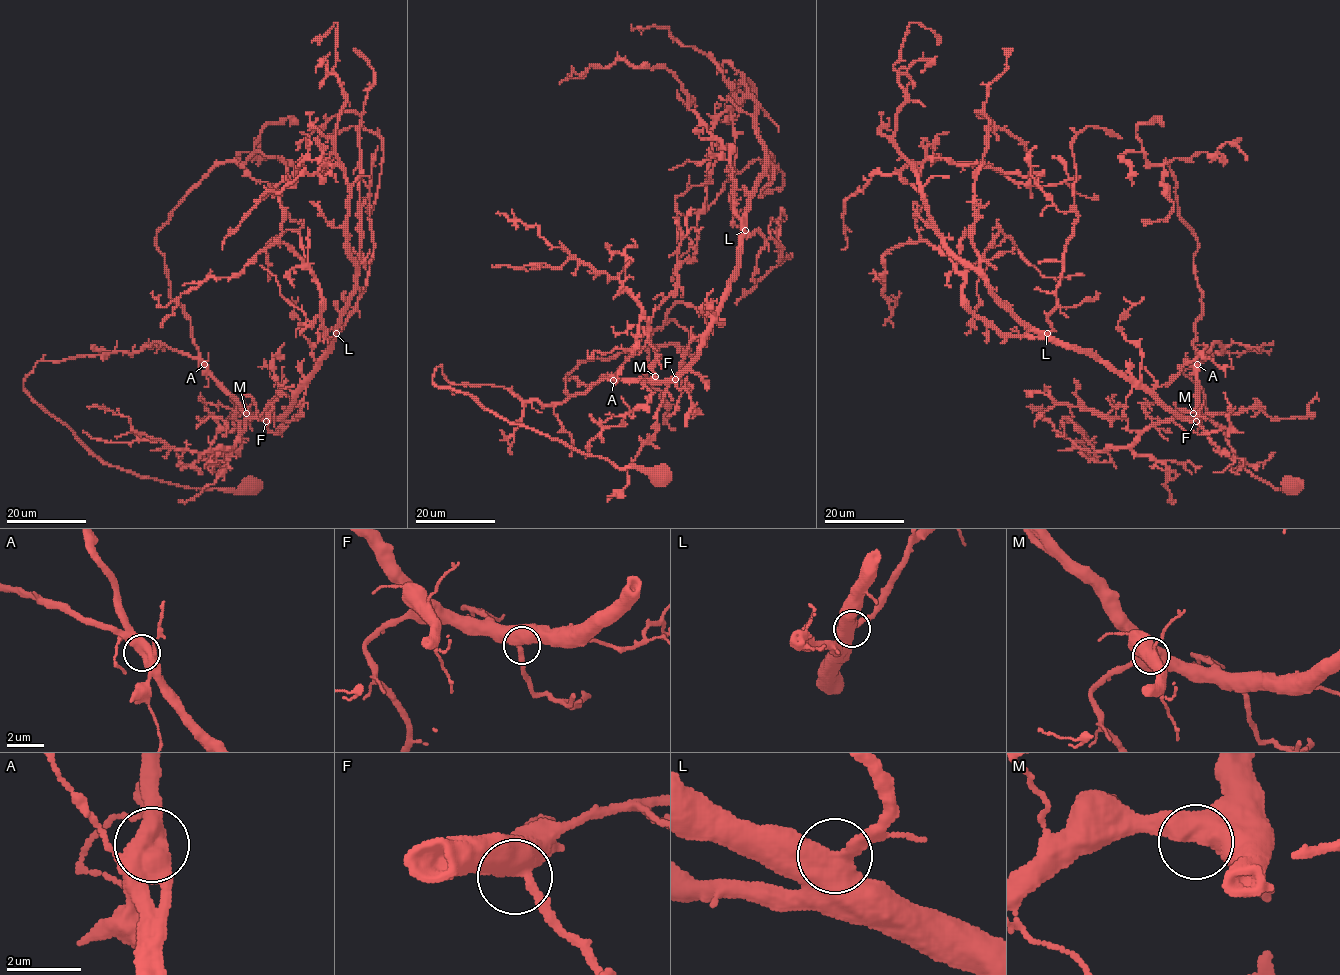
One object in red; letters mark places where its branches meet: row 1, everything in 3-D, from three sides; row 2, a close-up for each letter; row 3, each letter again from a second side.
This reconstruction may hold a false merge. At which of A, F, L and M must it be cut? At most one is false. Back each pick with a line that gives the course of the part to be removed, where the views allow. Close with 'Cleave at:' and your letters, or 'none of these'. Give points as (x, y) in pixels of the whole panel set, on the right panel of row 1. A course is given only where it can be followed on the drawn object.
Cleave at: none of these

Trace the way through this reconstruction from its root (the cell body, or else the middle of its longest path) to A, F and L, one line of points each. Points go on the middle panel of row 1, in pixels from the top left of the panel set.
A: (659, 477), (510, 424), (433, 374), (441, 366), (453, 384), (544, 405), (613, 380)
F: (659, 477), (510, 424), (433, 374), (441, 366), (453, 384), (544, 405), (605, 379), (675, 379)
L: (659, 477), (510, 424), (433, 374), (544, 405), (605, 379), (674, 378), (745, 230)

